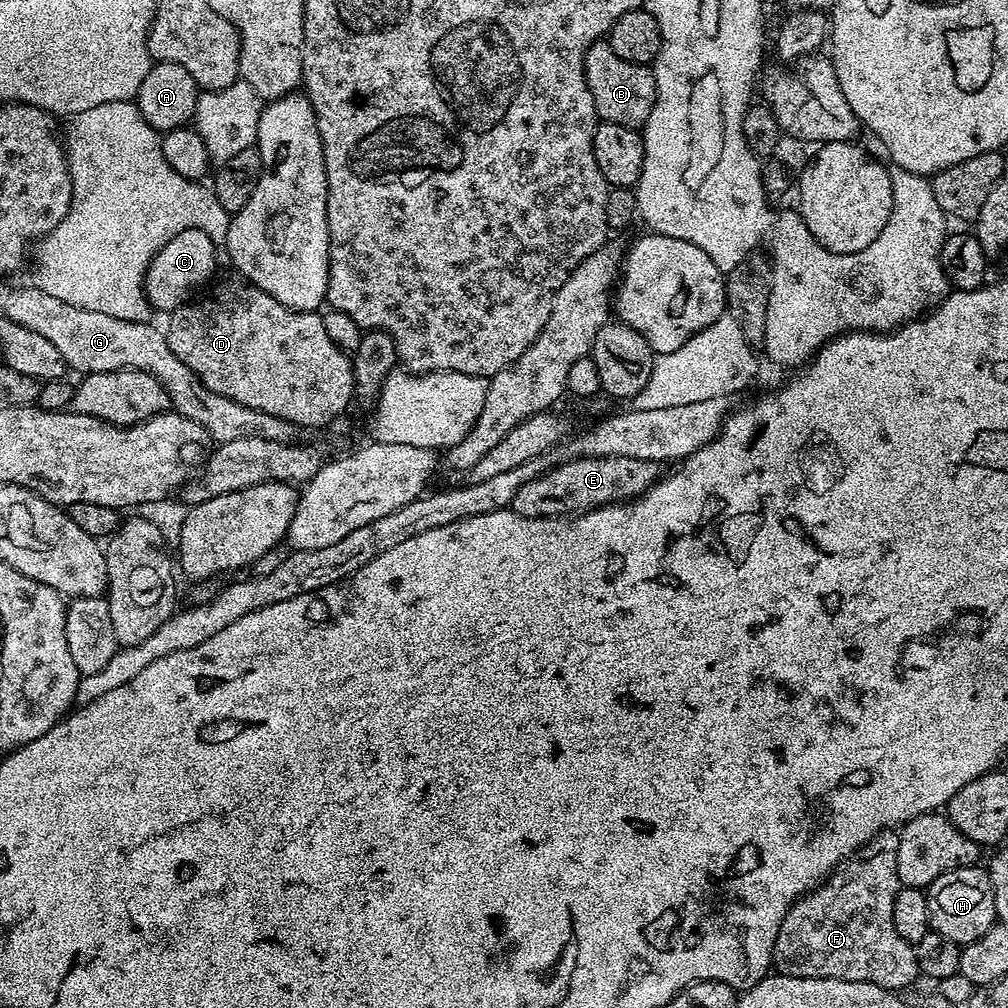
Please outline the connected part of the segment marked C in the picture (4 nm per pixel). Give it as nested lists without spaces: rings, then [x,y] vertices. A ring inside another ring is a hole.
[[[182,230],[182,234],[174,234],[174,238],[170,238],[170,242],[166,242],[158,254],[154,254],[148,275],[144,277],[144,295],[148,297],[148,303],[157,313],[163,314],[171,314],[180,304],[188,303],[194,294],[199,293],[213,279],[216,252],[218,245],[210,242],[202,230]]]

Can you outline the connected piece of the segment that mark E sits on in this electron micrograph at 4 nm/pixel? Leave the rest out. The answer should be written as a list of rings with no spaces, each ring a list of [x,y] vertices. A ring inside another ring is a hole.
[[[583,456],[518,486],[518,494],[514,494],[510,507],[523,516],[566,516],[589,512],[591,508],[636,499],[656,483],[661,472],[661,465],[642,458]]]

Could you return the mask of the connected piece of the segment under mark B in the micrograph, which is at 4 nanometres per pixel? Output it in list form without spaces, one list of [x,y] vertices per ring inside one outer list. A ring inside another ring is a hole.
[[[607,39],[598,40],[586,50],[584,59],[586,82],[594,98],[597,117],[603,122],[614,122],[637,130],[643,129],[650,118],[650,110],[656,101],[656,74],[649,65],[626,62],[618,58]]]

